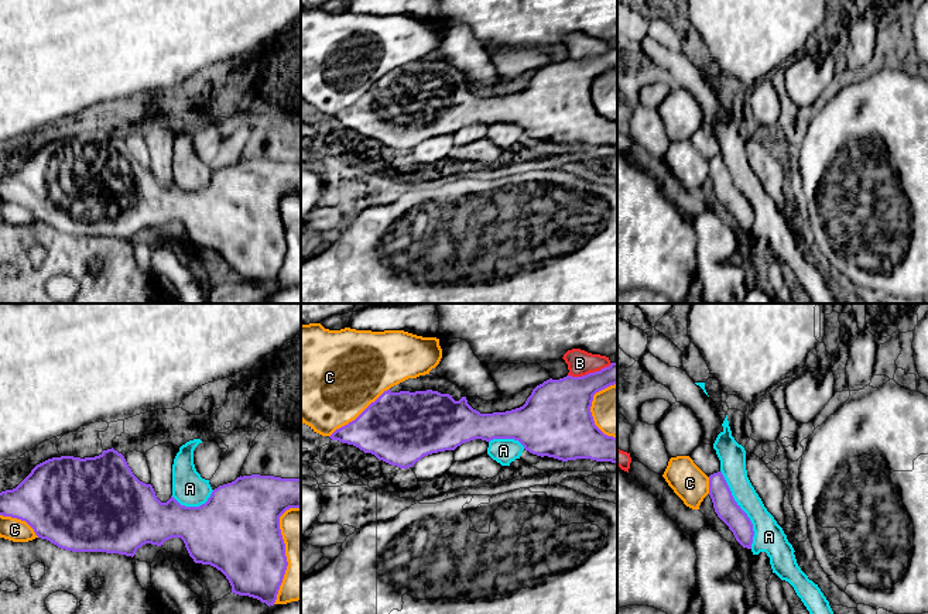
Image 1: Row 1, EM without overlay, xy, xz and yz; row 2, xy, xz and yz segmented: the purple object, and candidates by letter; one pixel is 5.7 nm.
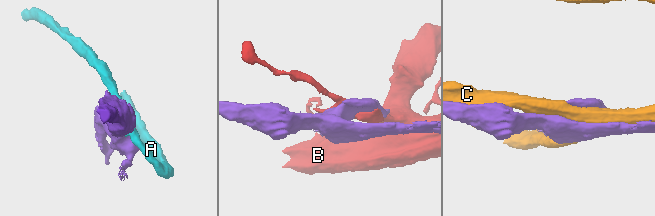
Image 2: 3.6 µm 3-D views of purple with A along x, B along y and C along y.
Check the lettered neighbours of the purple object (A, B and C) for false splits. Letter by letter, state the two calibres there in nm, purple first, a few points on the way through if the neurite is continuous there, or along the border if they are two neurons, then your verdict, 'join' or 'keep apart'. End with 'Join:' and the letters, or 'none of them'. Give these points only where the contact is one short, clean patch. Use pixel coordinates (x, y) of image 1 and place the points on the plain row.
A: calibres 130 and 180 nm; join
B: calibres 320 and 140 nm; keep apart
C: calibres 420 and 500 nm; keep apart
Join: A

